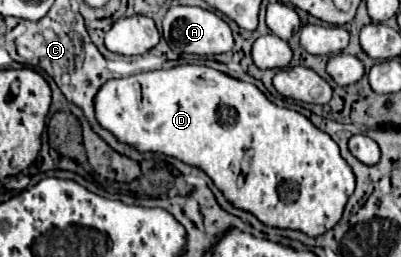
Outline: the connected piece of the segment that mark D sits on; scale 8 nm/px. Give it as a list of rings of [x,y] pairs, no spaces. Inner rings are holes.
[[[178,65],[172,67],[172,69],[162,69],[162,71],[146,71],[146,73],[138,73],[138,75],[132,75],[132,77],[120,77],[120,79],[110,79],[106,81],[98,93],[94,95],[94,113],[96,113],[96,121],[108,129],[120,143],[124,145],[130,145],[132,149],[140,151],[140,153],[162,153],[162,155],[168,155],[168,157],[176,157],[192,167],[198,167],[202,169],[212,181],[214,185],[224,193],[224,197],[236,205],[238,209],[242,211],[248,211],[252,213],[254,217],[258,217],[258,221],[262,221],[264,225],[268,227],[278,227],[278,229],[294,229],[294,231],[302,231],[310,237],[318,237],[322,233],[326,233],[328,229],[332,229],[338,219],[342,217],[342,211],[346,207],[346,201],[348,197],[354,193],[354,173],[352,169],[348,167],[348,163],[342,159],[340,155],[340,149],[338,145],[332,141],[330,135],[326,135],[324,131],[320,131],[318,127],[314,127],[304,115],[300,115],[298,111],[290,111],[290,109],[284,109],[284,107],[278,107],[274,105],[272,101],[268,101],[264,97],[264,93],[252,85],[252,83],[244,83],[244,81],[238,81],[234,77],[228,77],[226,73],[220,73],[212,67],[205,65]],[[240,163],[248,163],[248,171],[244,175],[244,185],[242,187],[236,187],[236,177],[240,175]]]

